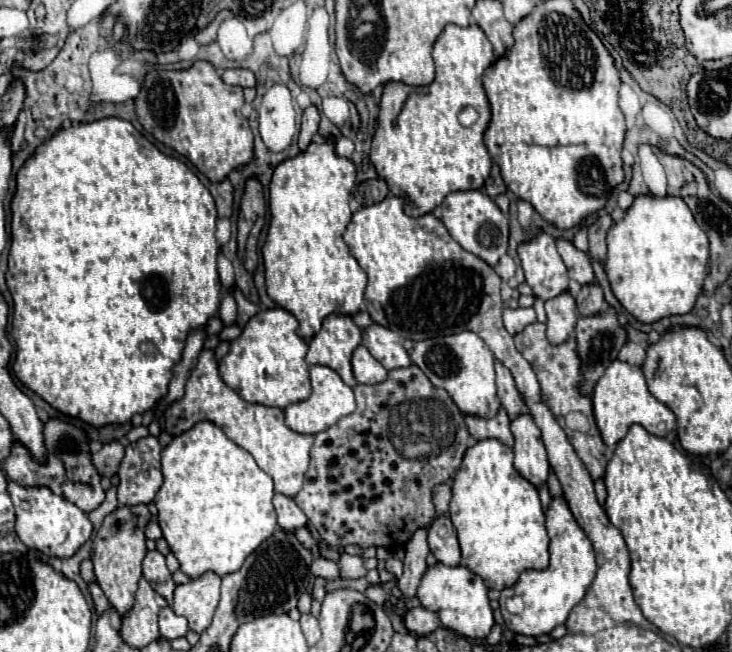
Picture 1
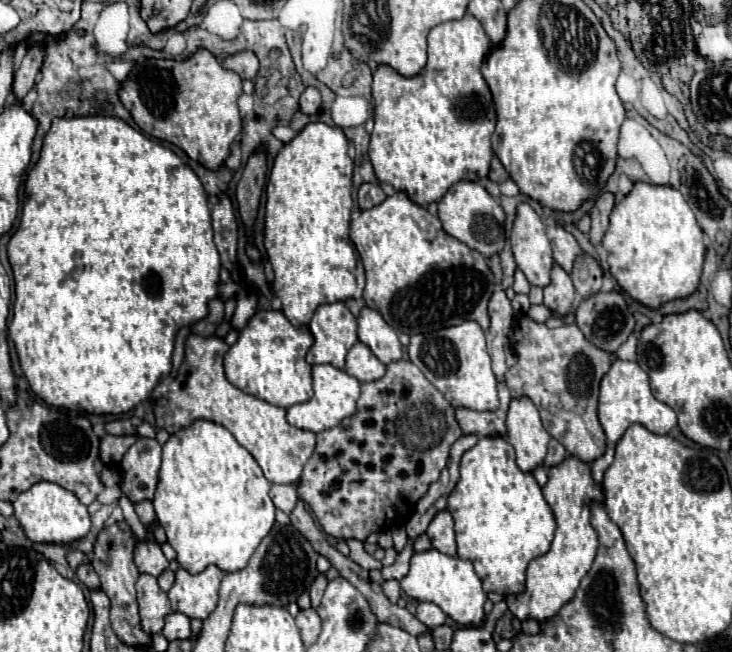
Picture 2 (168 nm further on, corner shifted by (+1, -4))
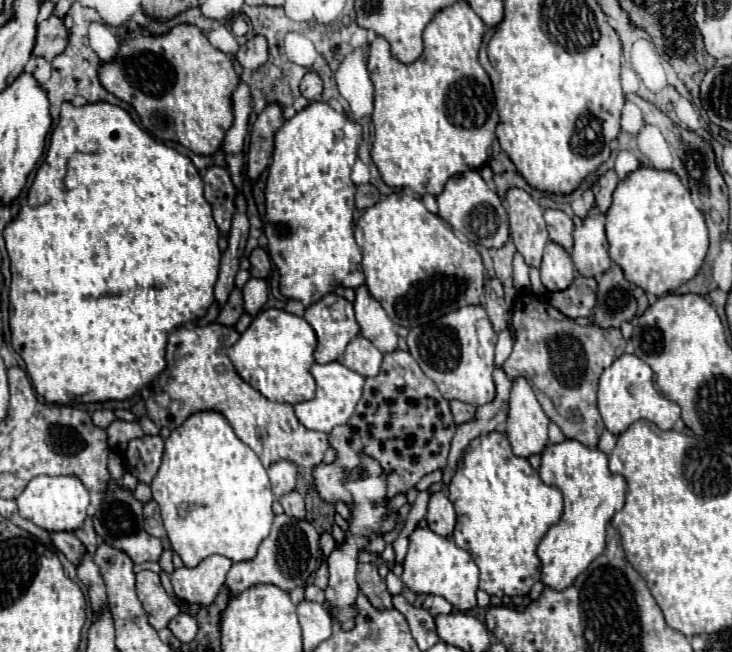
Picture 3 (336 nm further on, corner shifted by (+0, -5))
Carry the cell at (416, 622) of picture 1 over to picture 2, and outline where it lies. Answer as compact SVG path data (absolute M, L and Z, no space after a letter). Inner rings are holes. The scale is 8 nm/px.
M424 601L424 603L418 605L416 617L418 617L426 627L430 627L430 629L434 629L434 627L438 627L438 625L444 625L446 619L448 619L448 615L446 615L438 605L428 603L428 601Z

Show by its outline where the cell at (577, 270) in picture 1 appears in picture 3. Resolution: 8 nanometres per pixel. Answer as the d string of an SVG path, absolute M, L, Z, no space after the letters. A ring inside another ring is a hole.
M545 210L545 222L547 222L547 232L549 238L563 246L567 252L571 252L573 246L573 220L561 212L561 210Z

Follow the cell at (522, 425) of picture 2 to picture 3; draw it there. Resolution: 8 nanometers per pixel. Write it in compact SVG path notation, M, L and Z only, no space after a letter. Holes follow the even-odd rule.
M517 378L513 382L507 418L507 438L513 452L521 458L541 454L548 444L548 426L549 418L537 402L531 384Z

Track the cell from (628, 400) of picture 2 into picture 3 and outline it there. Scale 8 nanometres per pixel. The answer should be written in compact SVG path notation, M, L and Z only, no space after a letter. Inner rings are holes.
M623 354L621 358L617 358L601 374L599 412L601 412L601 418L605 422L605 428L615 436L623 434L623 430L627 430L635 420L641 420L641 418L655 422L661 430L671 430L681 416L681 408L675 402L663 398L655 390L651 368L643 360L639 360L637 356L631 356L631 354Z

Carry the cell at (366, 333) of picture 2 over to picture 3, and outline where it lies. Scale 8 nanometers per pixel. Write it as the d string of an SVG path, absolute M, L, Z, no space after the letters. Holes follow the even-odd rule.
M359 286L355 298L355 318L361 326L361 336L371 340L375 348L379 348L381 354L397 350L397 332L393 328L391 318L385 314L381 304L371 298L365 286Z

